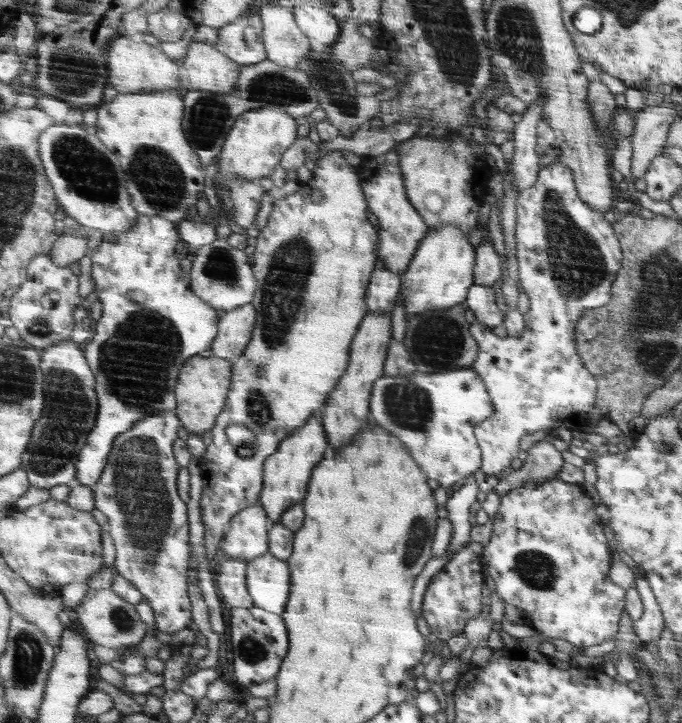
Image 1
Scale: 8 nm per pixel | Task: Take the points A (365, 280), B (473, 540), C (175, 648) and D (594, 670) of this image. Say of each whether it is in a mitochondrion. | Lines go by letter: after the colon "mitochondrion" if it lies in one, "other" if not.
A: other
B: other
C: other
D: other

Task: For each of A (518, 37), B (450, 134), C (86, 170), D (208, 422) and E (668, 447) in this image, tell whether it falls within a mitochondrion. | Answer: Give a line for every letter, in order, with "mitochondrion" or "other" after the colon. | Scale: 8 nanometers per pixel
A: mitochondrion
B: other
C: mitochondrion
D: other
E: mitochondrion

